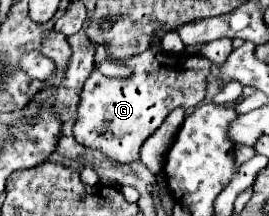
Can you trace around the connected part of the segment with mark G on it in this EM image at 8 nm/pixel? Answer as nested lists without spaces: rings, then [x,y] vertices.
[[[159,37],[155,39],[153,49],[147,49],[145,53],[131,59],[113,63],[129,65],[133,69],[133,77],[109,79],[95,69],[81,91],[81,103],[73,133],[77,143],[99,149],[113,161],[131,163],[139,159],[143,141],[147,141],[157,131],[157,127],[173,109],[189,109],[203,101],[205,79],[211,71],[211,63],[201,55],[179,57],[165,53],[159,47]]]

